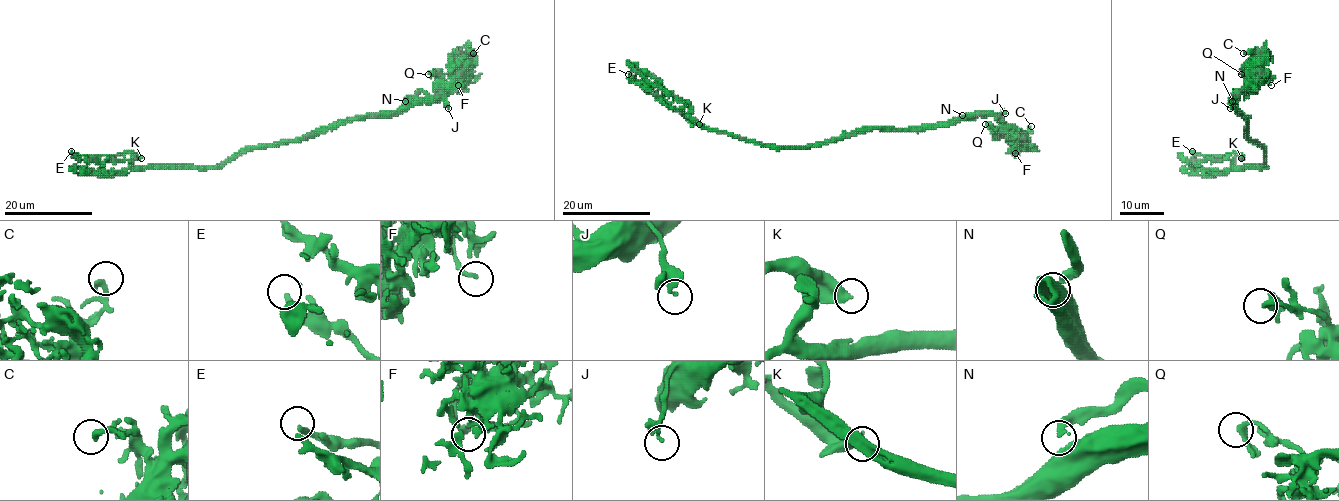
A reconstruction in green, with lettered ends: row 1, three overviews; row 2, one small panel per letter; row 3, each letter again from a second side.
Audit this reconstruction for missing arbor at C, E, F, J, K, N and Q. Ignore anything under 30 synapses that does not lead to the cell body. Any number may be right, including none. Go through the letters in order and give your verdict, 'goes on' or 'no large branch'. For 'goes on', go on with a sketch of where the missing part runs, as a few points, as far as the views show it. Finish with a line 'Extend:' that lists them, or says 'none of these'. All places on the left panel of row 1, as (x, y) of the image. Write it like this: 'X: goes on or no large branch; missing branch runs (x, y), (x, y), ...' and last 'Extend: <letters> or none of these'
C: no large branch
E: no large branch
F: no large branch
J: no large branch
K: no large branch
N: goes on; missing branch runs (405, 101), (441, 103), (457, 78), (462, 77), (492, 103), (492, 127)
Q: no large branch
Extend: N

